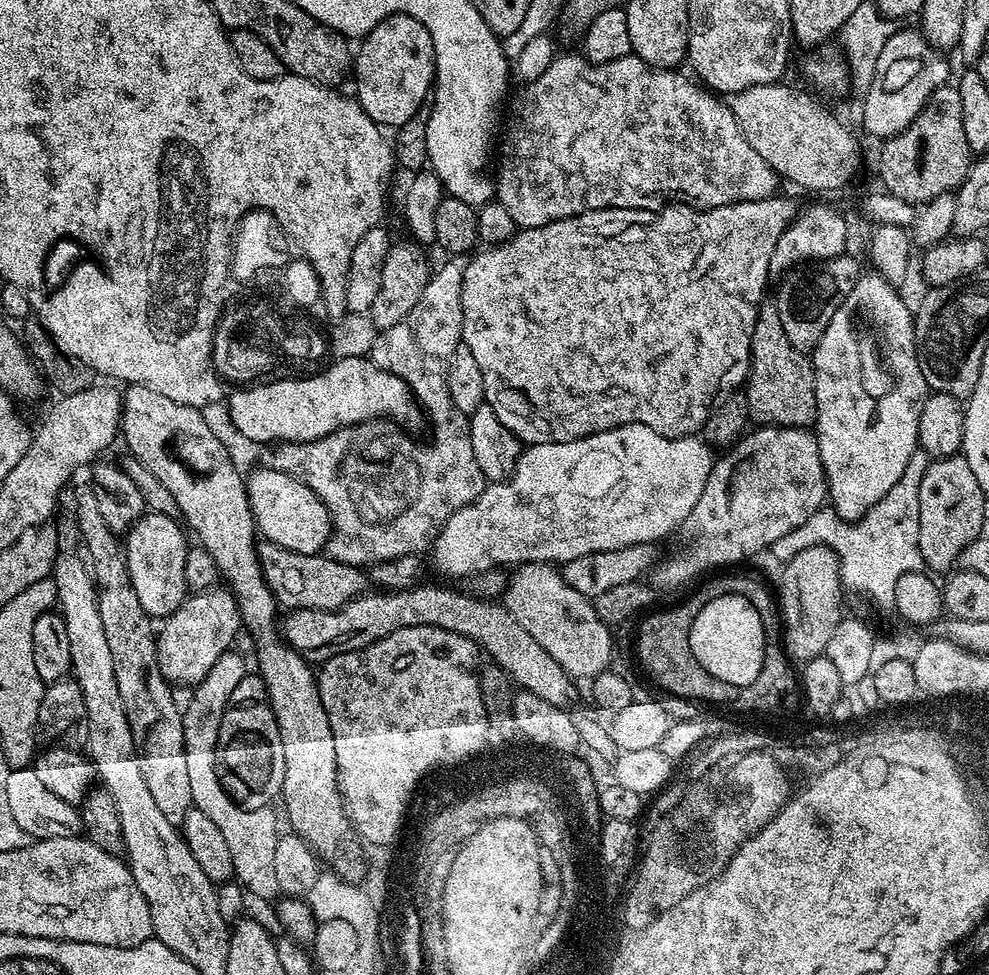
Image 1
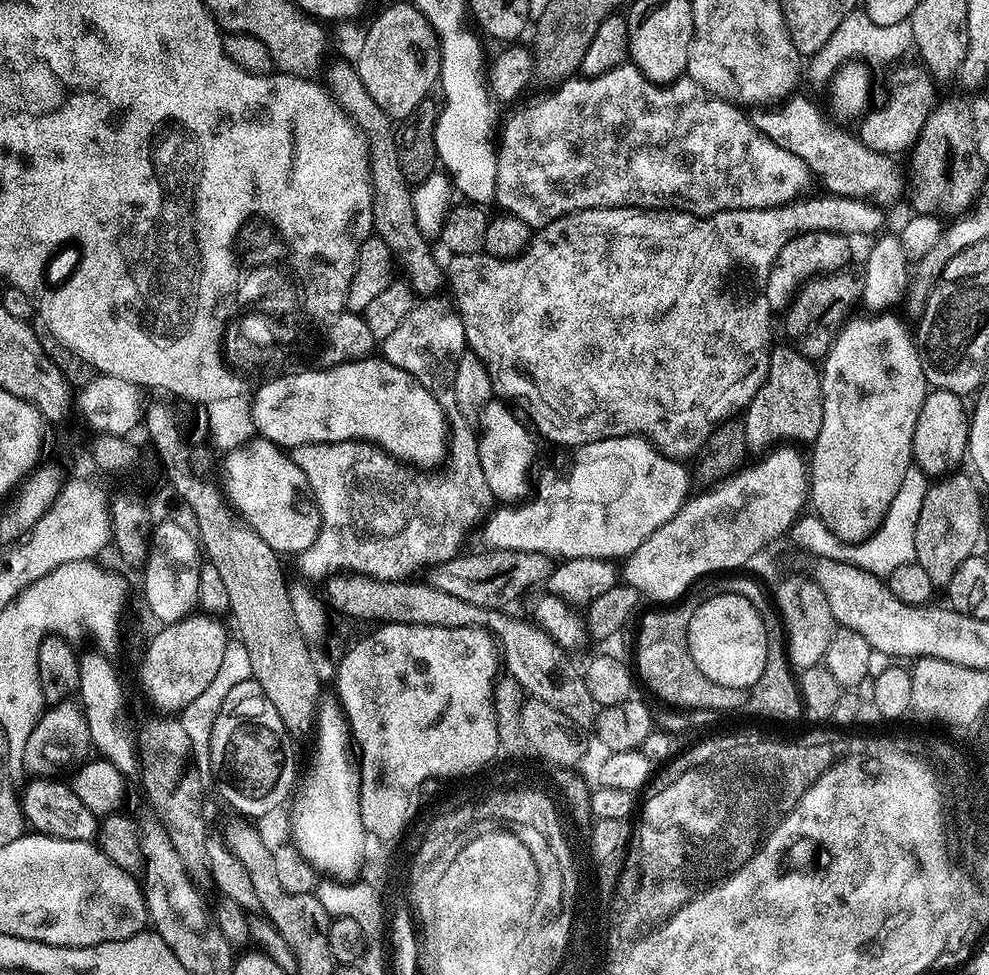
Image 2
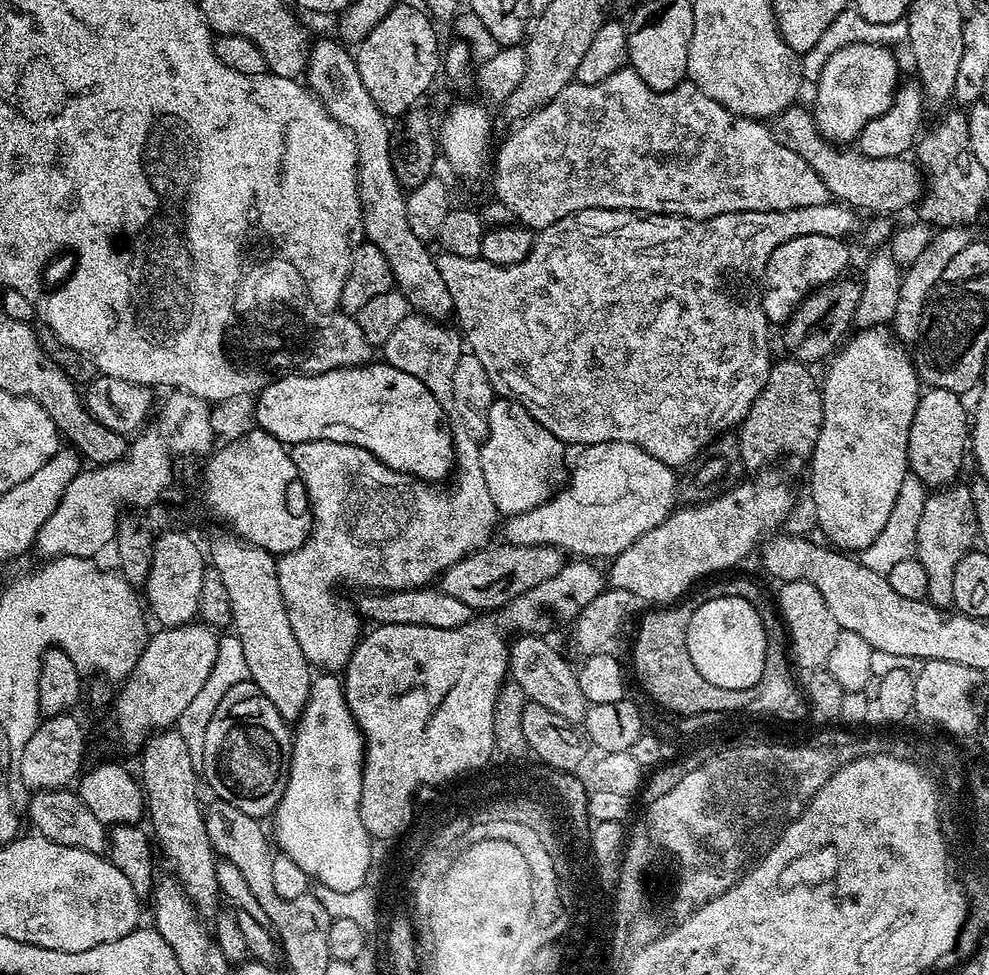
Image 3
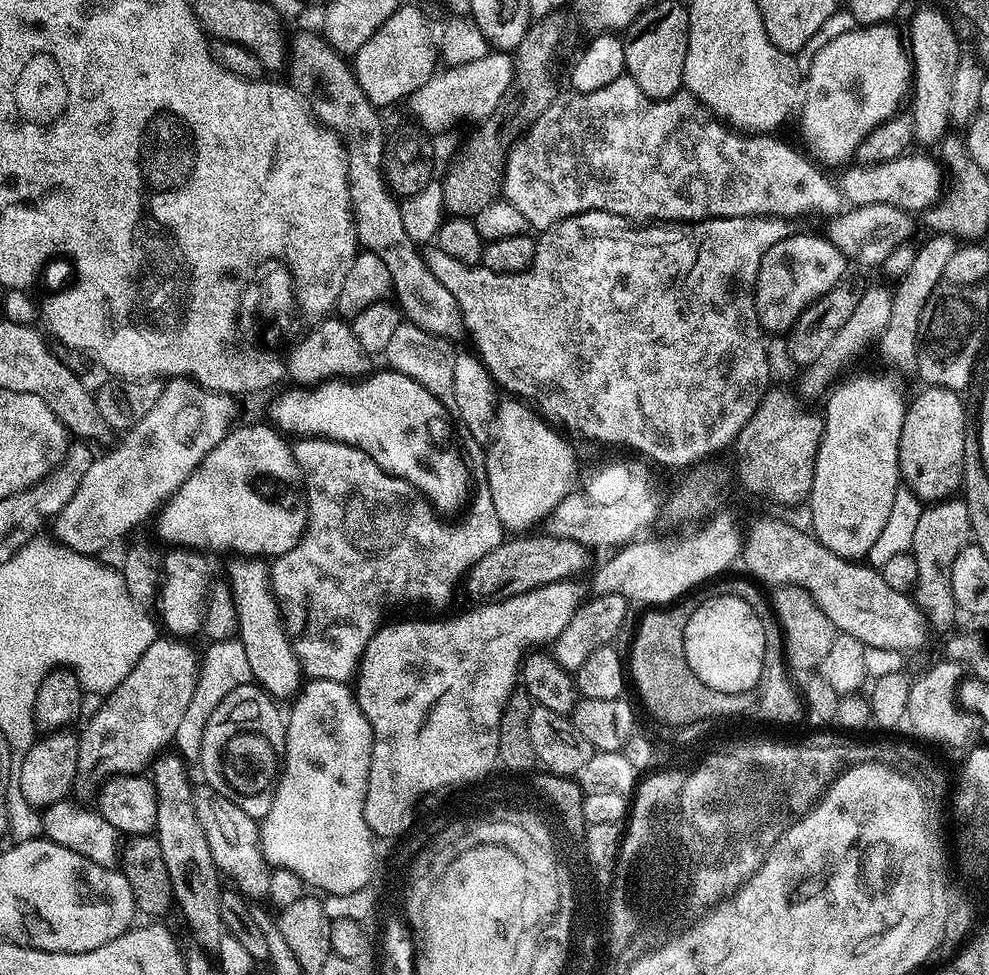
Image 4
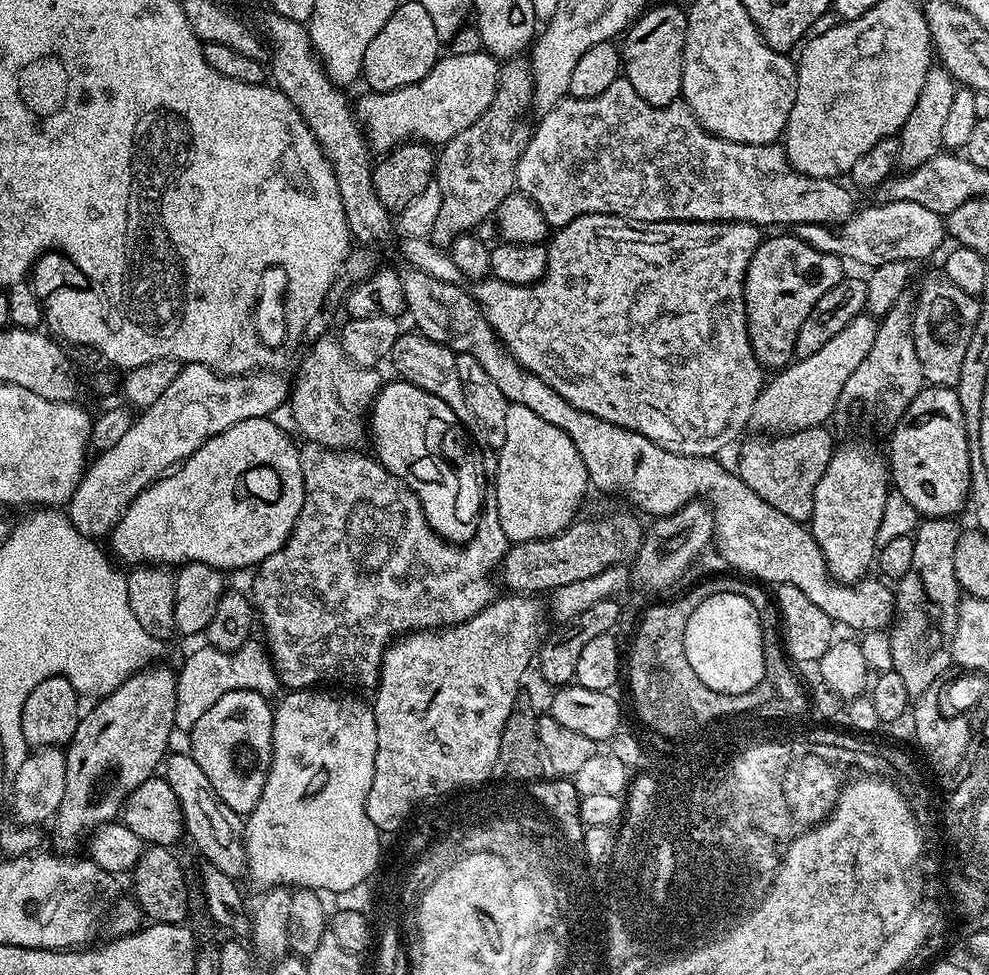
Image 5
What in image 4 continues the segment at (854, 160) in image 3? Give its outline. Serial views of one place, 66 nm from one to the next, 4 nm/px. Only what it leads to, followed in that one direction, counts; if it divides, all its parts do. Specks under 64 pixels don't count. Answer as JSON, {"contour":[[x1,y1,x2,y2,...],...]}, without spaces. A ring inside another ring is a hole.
{"contour":[[905,154,881,164,849,167,848,169,852,169,838,180,845,201,857,208,871,204,889,204,913,214,920,214,932,208,939,203,942,197,942,188,940,190,941,165,939,163,936,165,928,156,912,155]]}

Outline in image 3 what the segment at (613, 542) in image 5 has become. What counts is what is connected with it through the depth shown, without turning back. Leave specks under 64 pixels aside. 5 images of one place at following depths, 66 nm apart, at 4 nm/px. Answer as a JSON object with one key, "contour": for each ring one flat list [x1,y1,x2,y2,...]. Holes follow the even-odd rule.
{"contour":[[499,543,470,552,454,566,446,569,438,580,439,591,450,594,450,598,458,598,467,608,473,610,503,609,514,598,526,594,526,590,534,590,534,586,546,582,546,578,558,574,558,570,566,563,565,553,553,548,551,544,522,546]]}

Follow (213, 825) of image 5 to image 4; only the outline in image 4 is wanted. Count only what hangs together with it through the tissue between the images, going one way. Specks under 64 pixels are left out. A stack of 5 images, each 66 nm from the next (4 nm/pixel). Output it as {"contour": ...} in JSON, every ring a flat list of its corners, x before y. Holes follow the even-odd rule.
{"contour":[[201,783,199,787,192,793,194,814,197,815,198,824,202,826,202,833,206,836,210,855,220,876,229,876,236,883,233,884,235,891,249,901,256,902,267,897,270,866,260,853,258,821,246,814,242,806,218,794,218,790,214,790,209,784]]}

